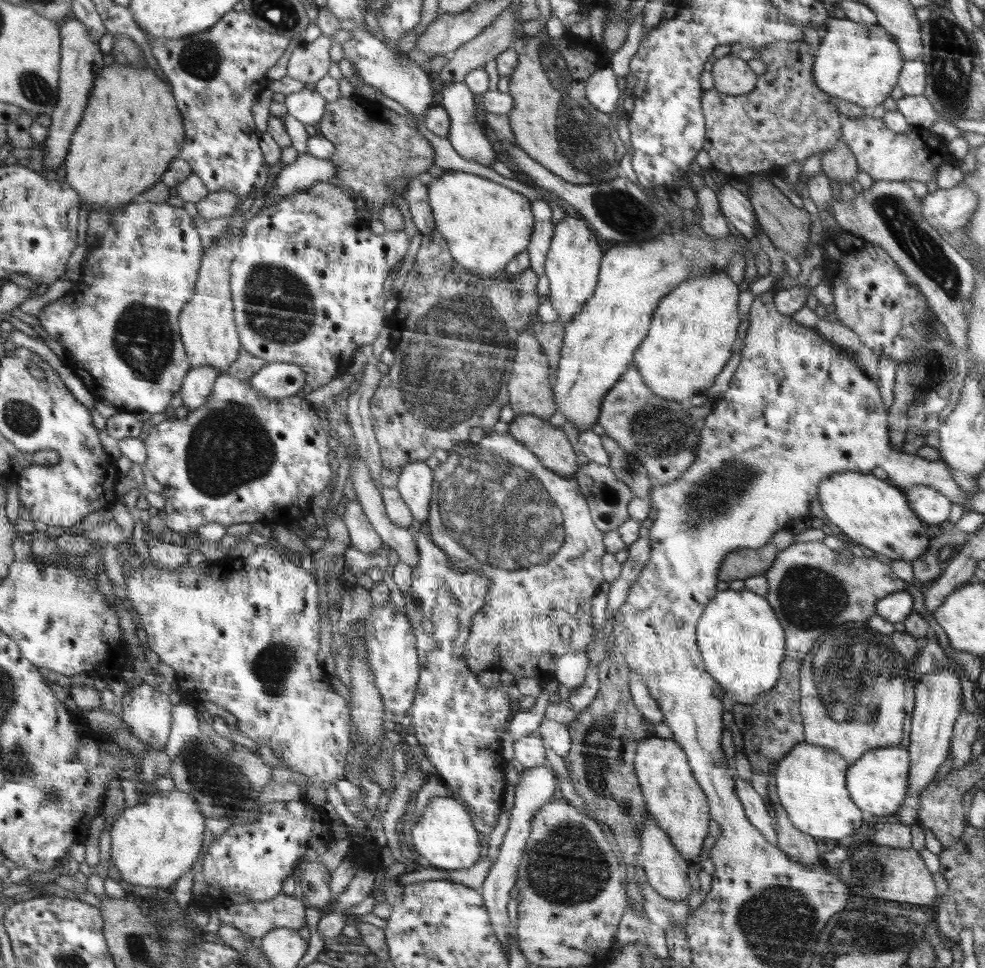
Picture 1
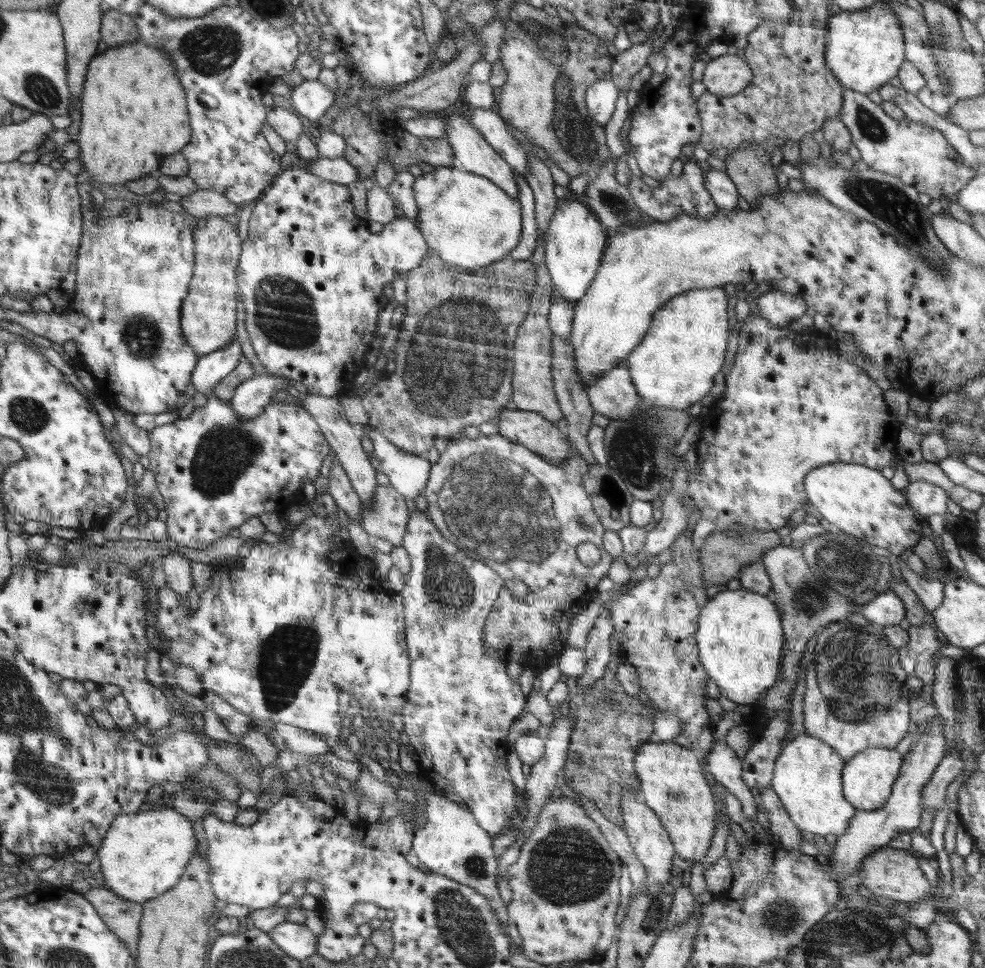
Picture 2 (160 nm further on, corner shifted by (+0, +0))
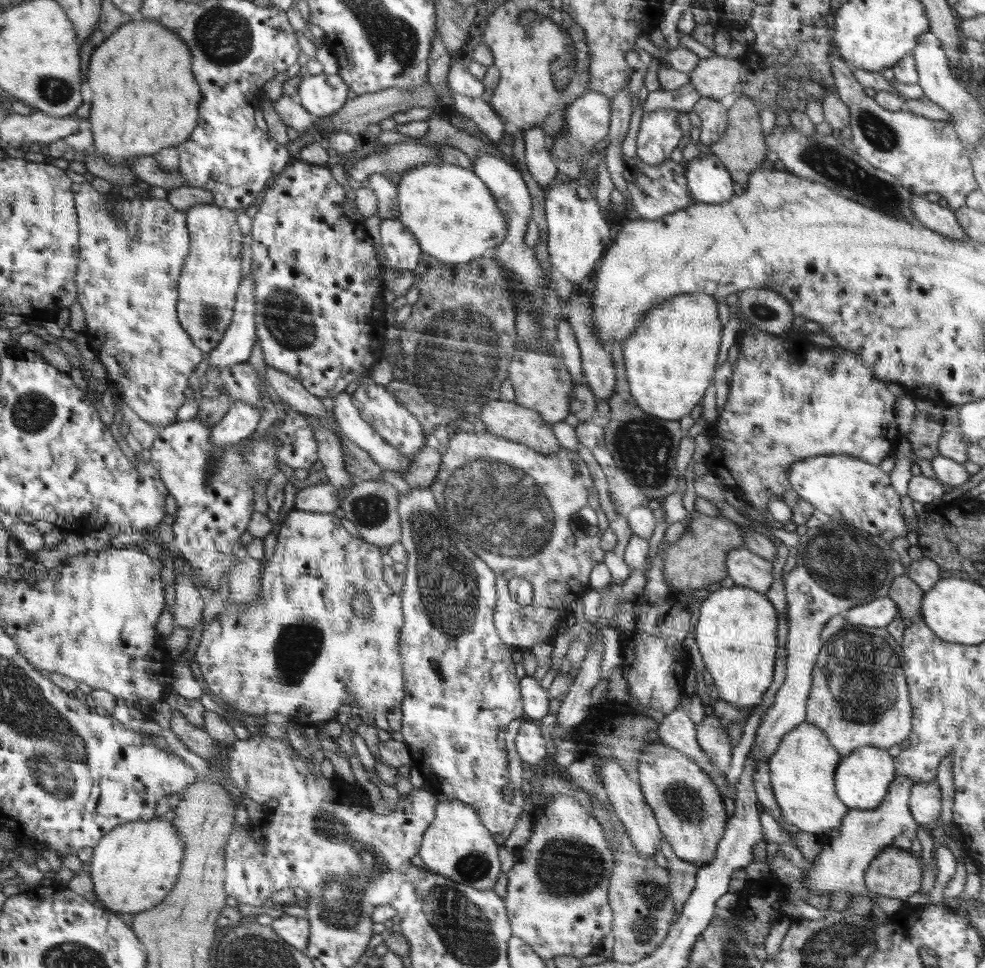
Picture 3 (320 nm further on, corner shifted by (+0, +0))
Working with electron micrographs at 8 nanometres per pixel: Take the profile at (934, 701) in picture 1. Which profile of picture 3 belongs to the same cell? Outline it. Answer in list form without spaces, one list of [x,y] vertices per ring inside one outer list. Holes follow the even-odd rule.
[[[896,776],[888,787],[885,799],[876,808],[870,810],[856,808],[844,815],[840,835],[825,841],[826,849],[815,857],[809,871],[805,873],[804,870],[803,872],[802,884],[808,887],[810,893],[826,900],[827,896],[837,890],[858,892],[872,898],[873,905],[879,905],[889,916],[898,914],[906,906],[905,902],[900,899],[890,899],[873,894],[866,888],[865,874],[868,865],[890,846],[894,838],[897,836],[917,838],[918,832],[916,831],[919,825],[912,818],[909,809],[912,785],[914,785],[913,780],[909,780],[907,776]]]

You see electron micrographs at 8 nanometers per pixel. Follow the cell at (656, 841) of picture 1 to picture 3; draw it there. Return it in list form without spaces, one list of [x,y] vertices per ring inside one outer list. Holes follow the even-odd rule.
[[[615,760],[604,761],[599,768],[599,777],[608,795],[608,800],[613,806],[613,811],[617,814],[626,833],[629,834],[635,849],[640,856],[654,856],[656,846],[660,844],[660,838],[662,838],[661,828],[658,828],[658,824],[654,820],[652,807],[645,801],[640,783],[633,782],[626,774],[626,770],[620,768],[620,765]]]

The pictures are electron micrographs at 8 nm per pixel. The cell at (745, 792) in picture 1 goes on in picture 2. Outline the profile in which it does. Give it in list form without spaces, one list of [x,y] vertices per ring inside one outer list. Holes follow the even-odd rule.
[[[714,741],[714,746],[708,752],[707,768],[709,773],[720,784],[728,788],[740,800],[744,814],[756,822],[756,801],[750,789],[742,780],[741,760],[737,754],[724,742]]]

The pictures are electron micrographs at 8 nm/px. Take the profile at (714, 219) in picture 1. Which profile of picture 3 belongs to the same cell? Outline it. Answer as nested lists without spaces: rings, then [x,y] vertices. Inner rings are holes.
[[[634,155],[624,163],[623,177],[629,186],[630,202],[632,202],[632,208],[640,214],[642,219],[653,221],[696,204],[689,195],[685,165],[681,162],[670,159],[662,162],[661,165],[652,166]]]

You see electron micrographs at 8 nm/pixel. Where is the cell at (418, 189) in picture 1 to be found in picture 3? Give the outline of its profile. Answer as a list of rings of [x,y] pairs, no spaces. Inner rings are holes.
[[[371,174],[366,179],[366,184],[370,184],[370,188],[374,191],[376,199],[378,199],[378,214],[381,220],[396,219],[400,216],[400,204],[398,203],[397,185],[392,179],[386,178],[381,174]]]

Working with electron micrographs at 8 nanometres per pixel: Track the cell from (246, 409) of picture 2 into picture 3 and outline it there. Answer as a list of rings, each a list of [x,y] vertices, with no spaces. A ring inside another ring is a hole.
[[[237,400],[223,419],[212,427],[209,441],[214,446],[237,444],[256,430],[258,420],[260,420],[260,412],[255,406],[249,402]]]

